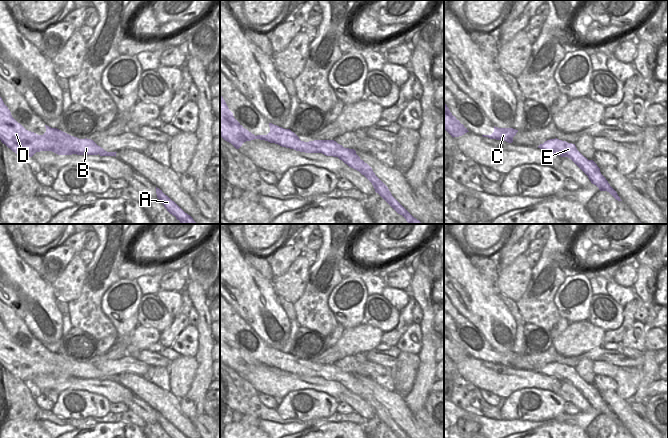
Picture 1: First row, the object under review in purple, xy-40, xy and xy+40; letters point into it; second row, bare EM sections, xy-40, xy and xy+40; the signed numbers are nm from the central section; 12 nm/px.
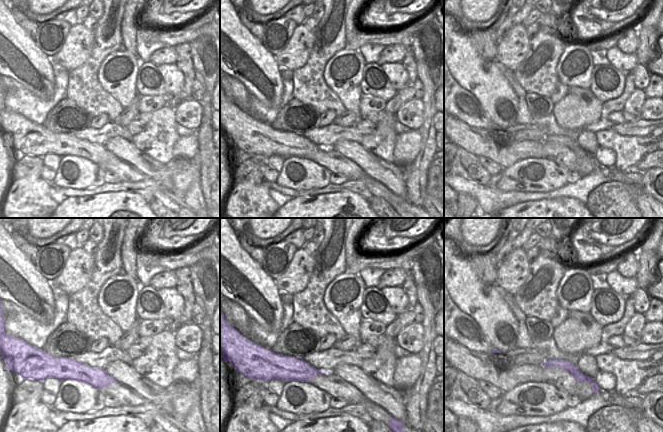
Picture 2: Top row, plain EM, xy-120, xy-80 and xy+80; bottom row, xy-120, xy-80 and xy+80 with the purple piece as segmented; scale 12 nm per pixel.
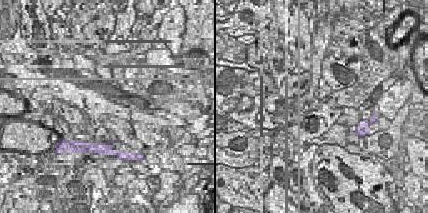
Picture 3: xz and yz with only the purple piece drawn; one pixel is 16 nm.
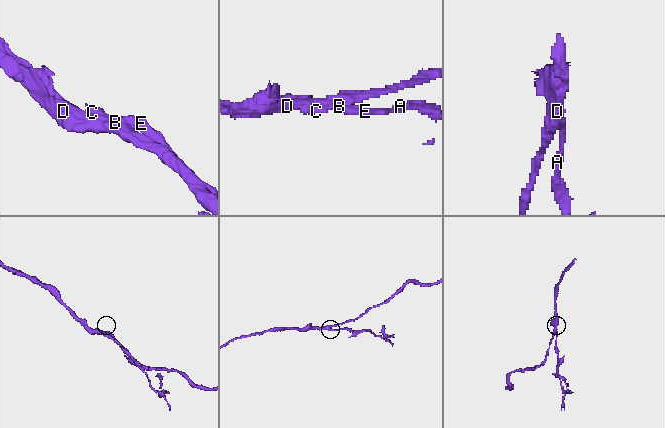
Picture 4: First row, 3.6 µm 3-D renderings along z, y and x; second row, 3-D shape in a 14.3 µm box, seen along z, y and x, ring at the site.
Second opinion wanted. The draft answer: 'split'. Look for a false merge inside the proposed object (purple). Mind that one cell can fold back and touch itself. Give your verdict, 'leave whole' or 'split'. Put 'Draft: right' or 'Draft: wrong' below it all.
split
Draft: right

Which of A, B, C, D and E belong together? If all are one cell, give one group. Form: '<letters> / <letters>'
A E / B C D

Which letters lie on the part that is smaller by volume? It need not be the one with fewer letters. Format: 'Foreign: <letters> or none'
Foreign: A, E

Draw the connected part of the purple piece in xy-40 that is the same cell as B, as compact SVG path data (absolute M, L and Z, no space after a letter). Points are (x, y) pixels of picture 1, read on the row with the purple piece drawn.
M0 97L0 140L8 148L10 148L17 155L28 158L32 157L36 152L52 151L58 155L98 155L98 145L91 139L79 139L71 136L57 128L51 128L47 125L46 132L43 135L38 135L34 132L26 130L20 123L18 123L11 115L10 110L4 104Z

